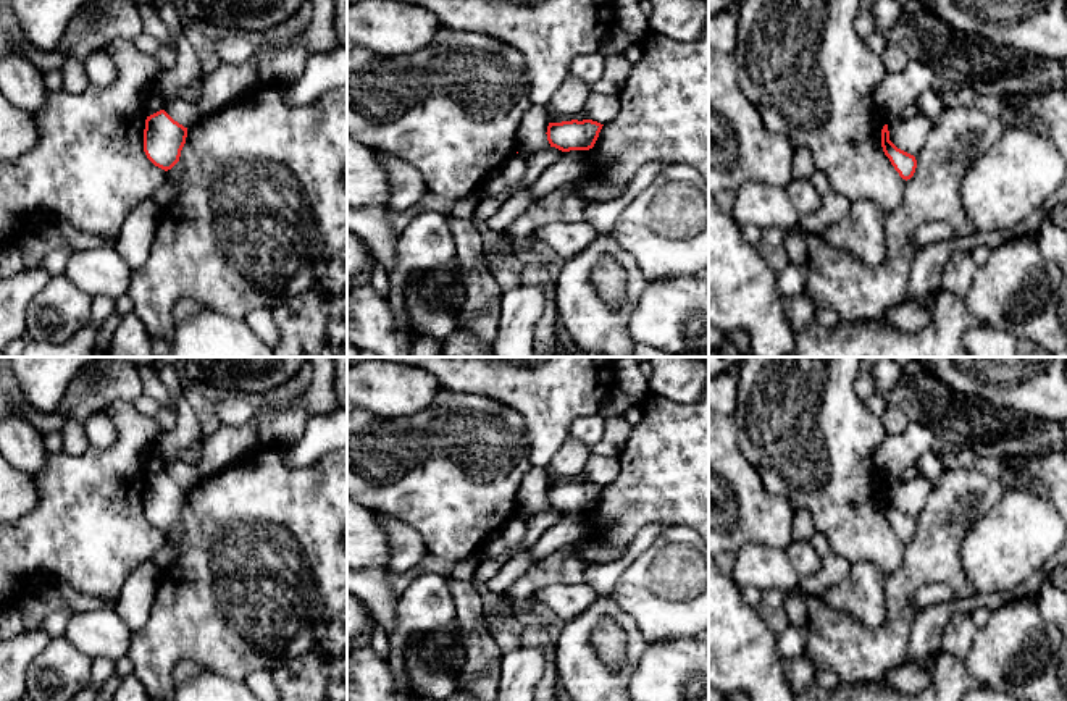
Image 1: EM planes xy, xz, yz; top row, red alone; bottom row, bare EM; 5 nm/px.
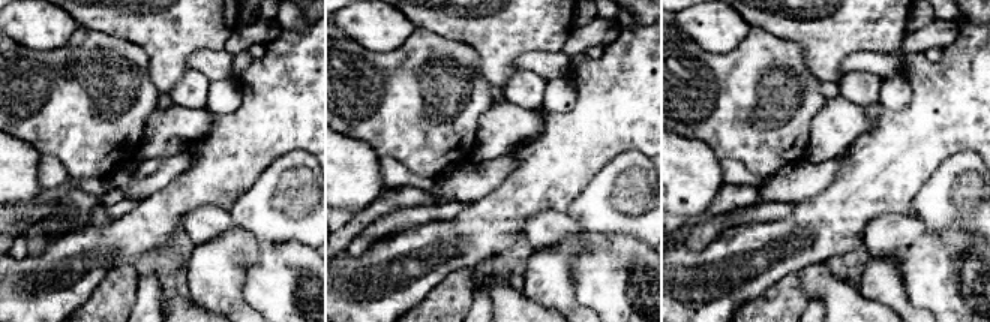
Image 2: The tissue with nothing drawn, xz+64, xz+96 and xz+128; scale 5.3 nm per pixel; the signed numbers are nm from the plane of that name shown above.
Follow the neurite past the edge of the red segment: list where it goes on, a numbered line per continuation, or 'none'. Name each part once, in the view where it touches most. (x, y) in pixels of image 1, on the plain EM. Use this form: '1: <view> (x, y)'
none

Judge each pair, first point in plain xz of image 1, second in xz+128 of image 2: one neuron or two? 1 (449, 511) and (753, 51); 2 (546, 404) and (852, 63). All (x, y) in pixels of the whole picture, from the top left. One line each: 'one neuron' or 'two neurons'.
1: one neuron
2: two neurons

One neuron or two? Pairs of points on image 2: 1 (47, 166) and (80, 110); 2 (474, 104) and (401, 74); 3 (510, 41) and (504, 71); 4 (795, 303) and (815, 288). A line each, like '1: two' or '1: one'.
1: two
2: one
3: one
4: two

